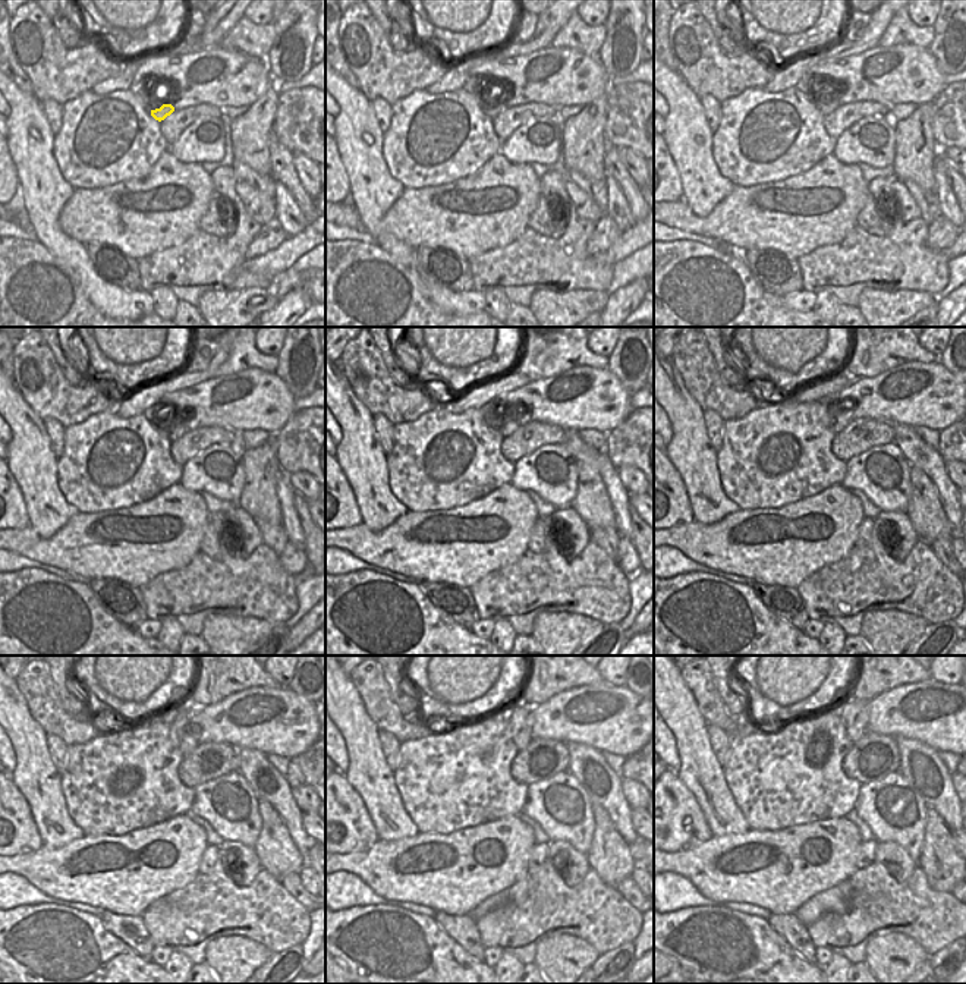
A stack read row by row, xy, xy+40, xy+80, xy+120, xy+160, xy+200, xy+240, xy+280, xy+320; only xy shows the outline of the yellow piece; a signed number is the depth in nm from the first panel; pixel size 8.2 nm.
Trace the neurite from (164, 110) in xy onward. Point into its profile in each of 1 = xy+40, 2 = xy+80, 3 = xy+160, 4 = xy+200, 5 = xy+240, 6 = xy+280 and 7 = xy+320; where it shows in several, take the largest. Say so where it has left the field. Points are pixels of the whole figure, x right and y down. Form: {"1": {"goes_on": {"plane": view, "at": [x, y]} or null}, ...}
{"1": {"goes_on": {"plane": "xy+40", "at": [494, 110]}}, "2": {"goes_on": {"plane": "xy+80", "at": [831, 103]}}, "3": {"goes_on": {"plane": "xy+160", "at": [515, 411]}}, "4": {"goes_on": {"plane": "xy+200", "at": [843, 409]}}, "5": {"goes_on": {"plane": "xy+240", "at": [188, 733]}}, "6": {"goes_on": {"plane": "xy+280", "at": [519, 717]}}, "7": {"goes_on": {"plane": "xy+320", "at": [855, 714]}}}

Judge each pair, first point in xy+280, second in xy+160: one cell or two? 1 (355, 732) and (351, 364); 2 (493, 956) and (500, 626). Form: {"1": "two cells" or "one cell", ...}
{"1": "two cells", "2": "two cells"}

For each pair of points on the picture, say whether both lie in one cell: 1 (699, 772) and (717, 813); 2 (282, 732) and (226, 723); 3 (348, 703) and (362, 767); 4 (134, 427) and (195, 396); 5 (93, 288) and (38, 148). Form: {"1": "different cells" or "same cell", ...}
{"1": "same cell", "2": "same cell", "3": "same cell", "4": "different cells", "5": "same cell"}

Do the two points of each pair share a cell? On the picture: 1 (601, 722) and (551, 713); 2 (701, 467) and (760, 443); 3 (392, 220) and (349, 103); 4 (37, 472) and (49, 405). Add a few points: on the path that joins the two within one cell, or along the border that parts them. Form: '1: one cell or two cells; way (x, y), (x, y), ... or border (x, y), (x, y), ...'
1: one cell; way (588, 717), (563, 717)
2: two cells; border (716, 452), (720, 486), (726, 493)
3: two cells; border (405, 188), (381, 220), (381, 228), (399, 241)
4: two cells; border (21, 395), (44, 421)

